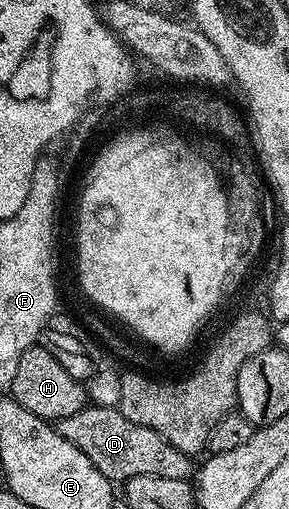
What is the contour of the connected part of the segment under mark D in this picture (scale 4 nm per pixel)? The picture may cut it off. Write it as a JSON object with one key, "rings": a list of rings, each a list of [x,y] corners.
{"rings":[[[86,404],[81,410],[56,423],[57,431],[75,448],[79,448],[110,480],[124,480],[136,474],[159,474],[172,478],[188,479],[194,473],[195,462],[159,432],[143,424],[135,424],[121,414],[120,409],[111,406]]]}

